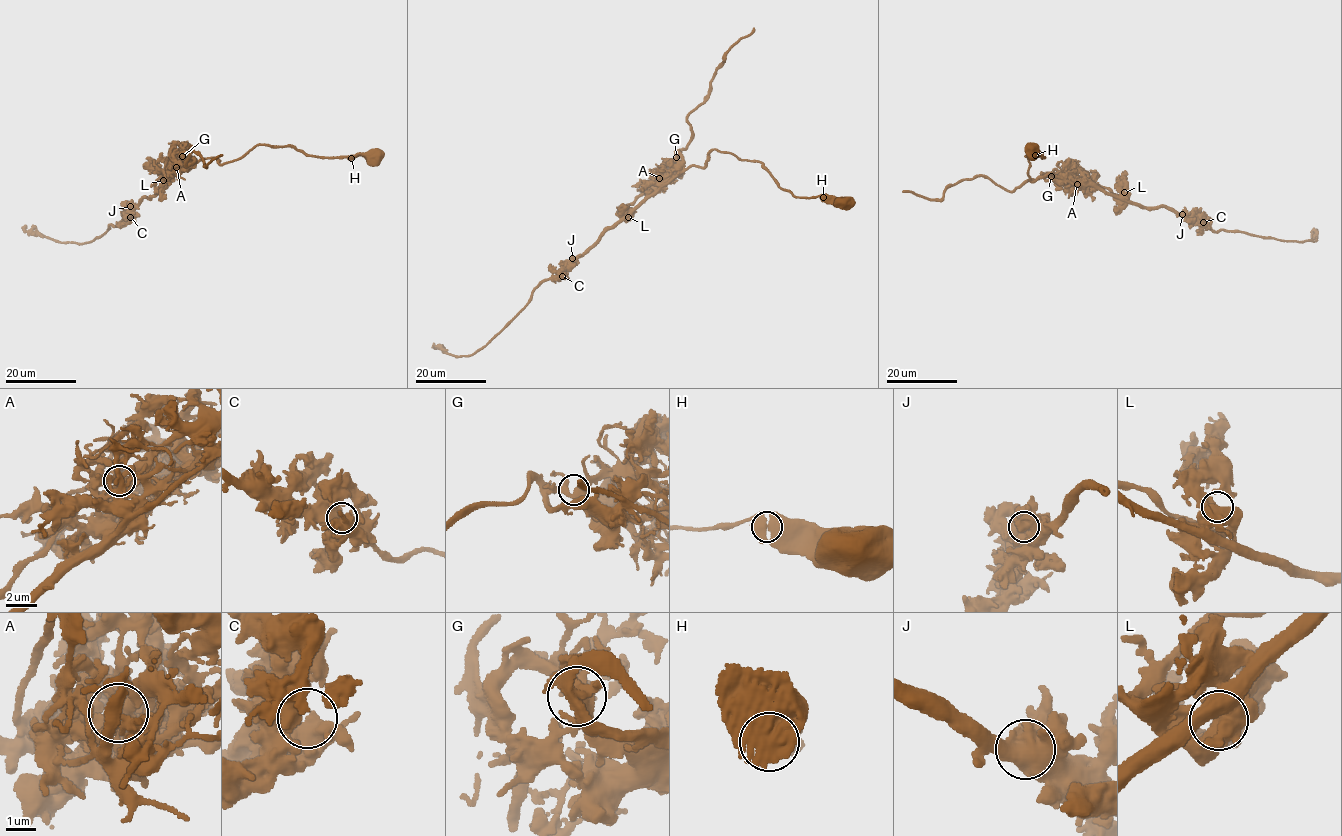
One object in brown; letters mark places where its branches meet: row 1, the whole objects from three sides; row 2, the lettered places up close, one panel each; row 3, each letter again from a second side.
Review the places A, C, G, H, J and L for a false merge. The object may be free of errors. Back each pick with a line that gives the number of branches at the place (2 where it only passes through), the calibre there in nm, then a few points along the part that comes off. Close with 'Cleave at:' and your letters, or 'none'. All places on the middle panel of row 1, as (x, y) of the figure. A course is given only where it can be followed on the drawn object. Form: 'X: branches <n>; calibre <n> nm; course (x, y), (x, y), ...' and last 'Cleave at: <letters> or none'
A: branches 9; calibre 420 nm; course (659, 177), (678, 150), (685, 149), (692, 133), (687, 115), (707, 98), (723, 57), (754, 28)
Cleave at: A

